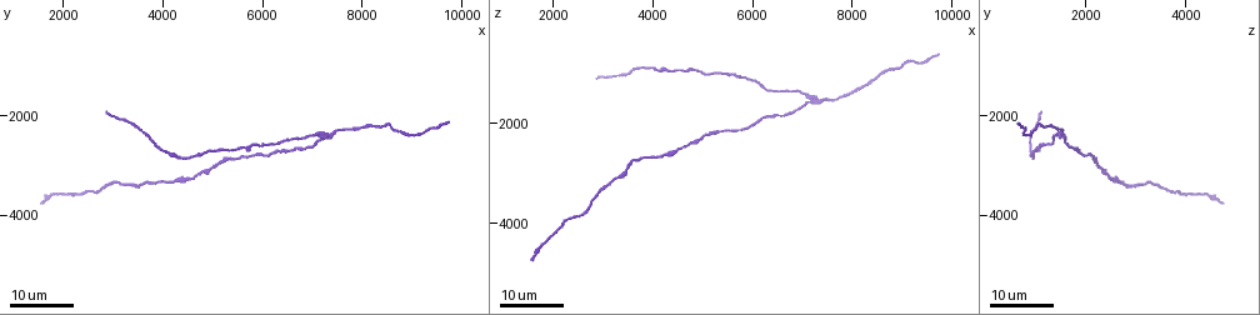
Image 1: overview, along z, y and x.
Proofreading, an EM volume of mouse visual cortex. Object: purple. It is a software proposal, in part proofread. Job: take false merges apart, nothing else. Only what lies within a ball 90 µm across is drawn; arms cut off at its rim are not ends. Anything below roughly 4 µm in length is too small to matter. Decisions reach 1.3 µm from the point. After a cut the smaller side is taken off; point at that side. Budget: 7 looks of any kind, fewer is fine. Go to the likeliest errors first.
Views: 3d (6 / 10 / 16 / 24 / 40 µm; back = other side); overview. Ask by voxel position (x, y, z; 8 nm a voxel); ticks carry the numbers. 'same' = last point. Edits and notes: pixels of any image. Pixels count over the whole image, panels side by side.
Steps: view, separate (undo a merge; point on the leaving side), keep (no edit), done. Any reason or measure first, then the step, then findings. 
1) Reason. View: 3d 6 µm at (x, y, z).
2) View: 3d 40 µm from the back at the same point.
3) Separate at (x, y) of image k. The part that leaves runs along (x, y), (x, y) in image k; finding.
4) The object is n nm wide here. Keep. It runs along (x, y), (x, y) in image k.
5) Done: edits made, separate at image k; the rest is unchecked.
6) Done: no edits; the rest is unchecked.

Two arms in line, one across. View: 3d 24 µm at (7250, 2450, 1450).

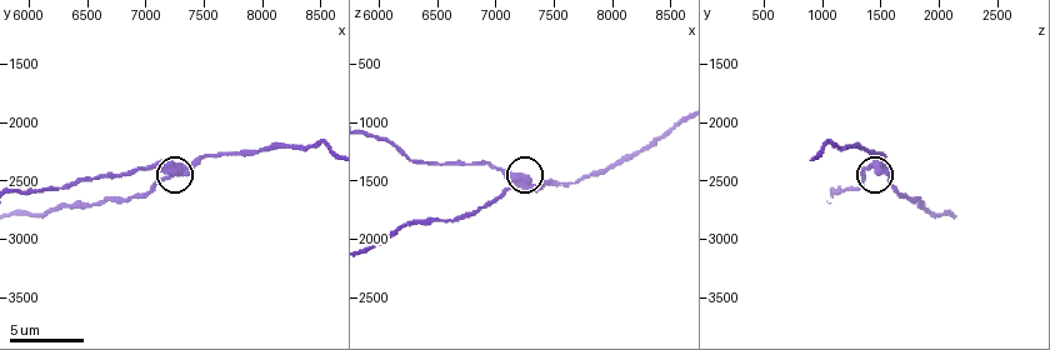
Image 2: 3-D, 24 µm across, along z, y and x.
View: 3d 6 µm at (7280, 2400, 1480).

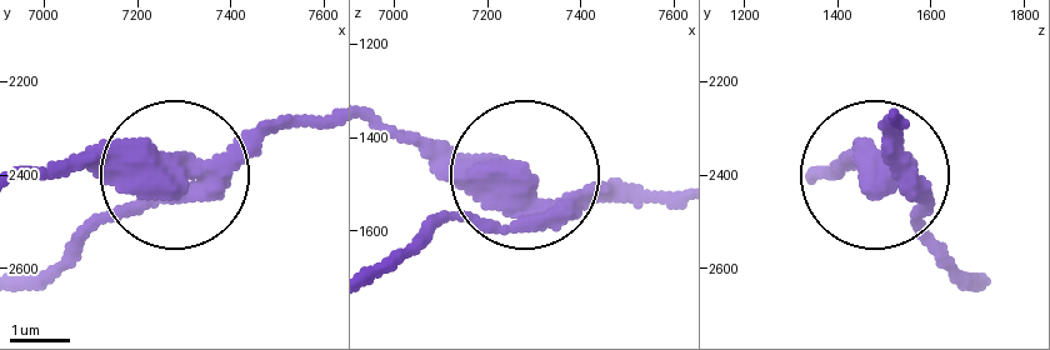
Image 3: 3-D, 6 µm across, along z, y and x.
View: 3d 6 µm from the back at (7265, 2405, 1490).

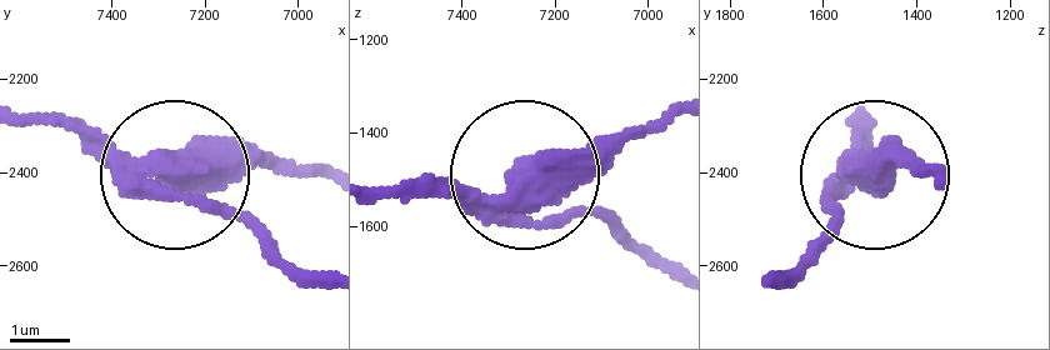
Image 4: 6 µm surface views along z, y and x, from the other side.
Keep. It runs along (668, 276), (593, 213), (519, 183), (389, 193) in image 4; one neuron here.

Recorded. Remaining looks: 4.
Sudden change in width. View: 3d 24 µm at (9000, 2350, 850).

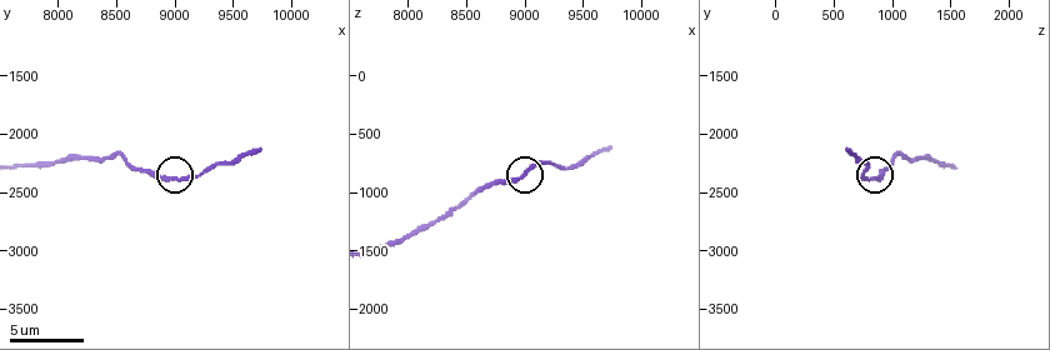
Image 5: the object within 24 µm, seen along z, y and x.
Closer look. View: 3d 6 µm at (9020, 2360, 840).

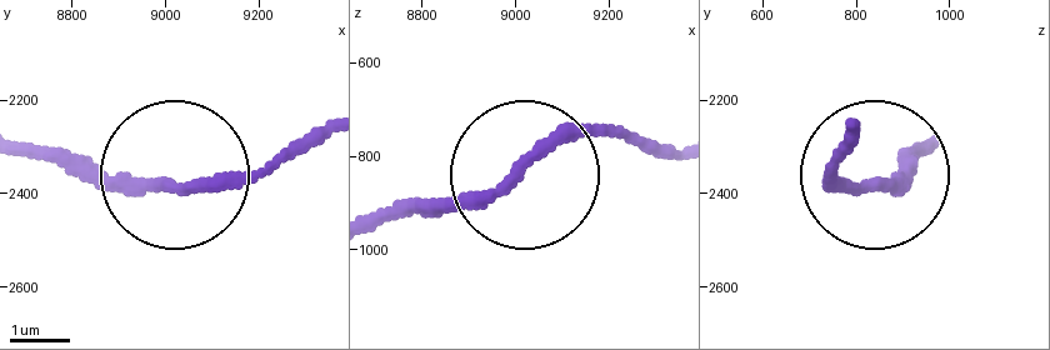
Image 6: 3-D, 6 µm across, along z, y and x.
The object is 200 nm wide here. Keep. It runs along (34, 146), (183, 186), (258, 176), (298, 151) in image 6; continuous, no second neuron.

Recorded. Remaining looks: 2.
Narrows sharply. View: 3d 24 µm at (2600, 3550, 3800).

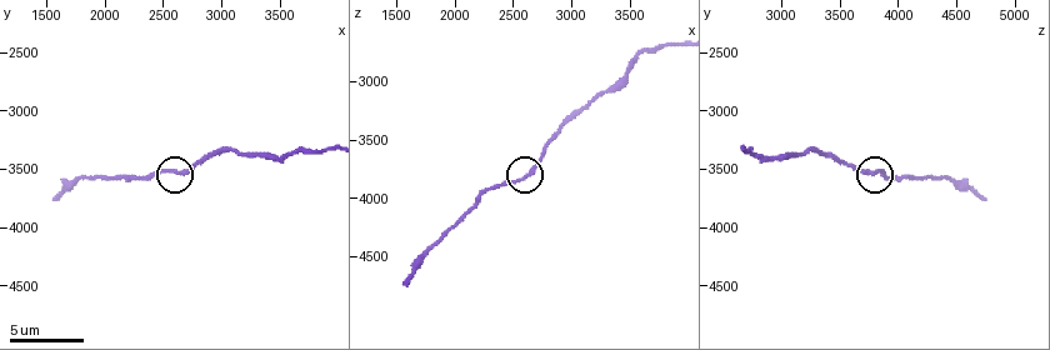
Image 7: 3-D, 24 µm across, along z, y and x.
Zoom in. View: 3d 10 µm at (2540, 3520, 3860).

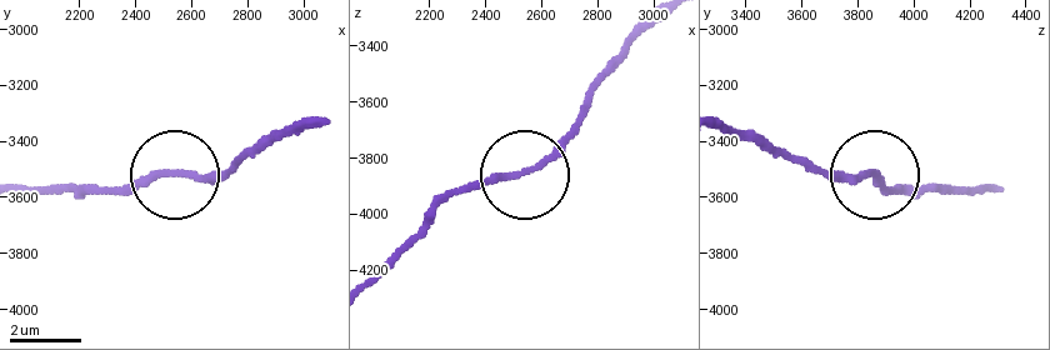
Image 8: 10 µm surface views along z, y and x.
Keep. It runs along (650, 24), (534, 166), (439, 194) in image 8; continuous, no second neuron.

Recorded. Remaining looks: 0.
Done: no edits; the rest is unchecked.

